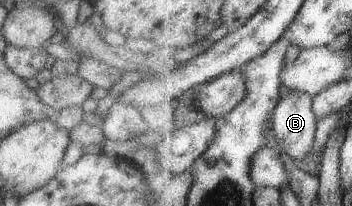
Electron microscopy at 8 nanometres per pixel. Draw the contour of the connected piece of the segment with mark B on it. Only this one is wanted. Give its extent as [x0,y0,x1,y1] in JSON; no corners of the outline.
[274,89,319,161]

